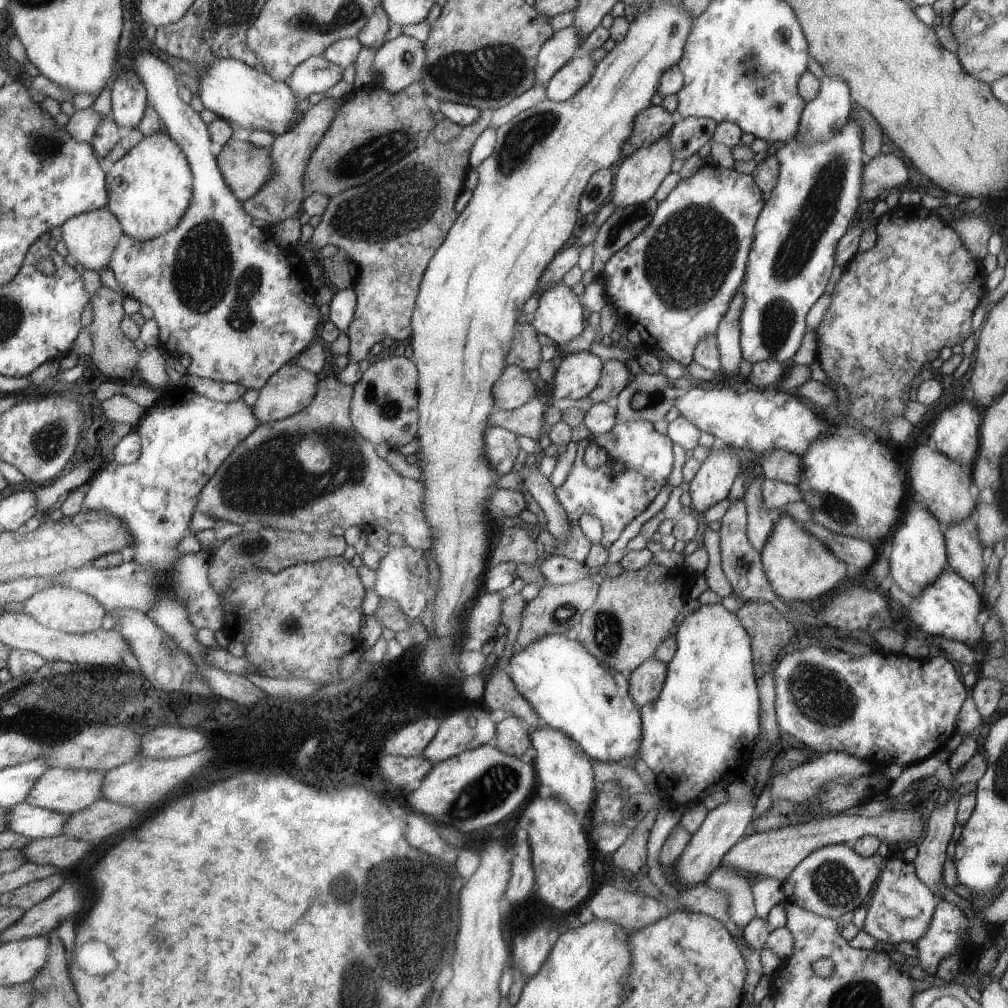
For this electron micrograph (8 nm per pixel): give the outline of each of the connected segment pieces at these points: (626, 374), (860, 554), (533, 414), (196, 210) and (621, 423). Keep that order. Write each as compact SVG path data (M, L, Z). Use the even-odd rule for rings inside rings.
M608 360L605 363L602 379L588 398L593 404L611 402L631 382L633 376L624 362Z
M837 535L836 538L828 538L822 542L825 542L842 562L852 564L858 570L869 570L878 556L877 548L871 542L860 538Z
M533 398L525 405L511 411L496 408L489 424L504 427L518 436L529 436L538 442L543 430L547 429L545 412L548 404L548 399Z
M140 51L129 64L149 90L149 103L159 116L164 132L177 142L193 167L193 202L181 224L149 241L122 236L112 253L112 268L120 288L128 297L152 308L159 326L160 348L177 358L186 354L192 361L187 374L215 381L238 383L260 390L278 368L306 350L320 326L320 310L310 294L306 262L294 248L283 249L264 228L252 226L252 216L234 194L210 151L209 125L180 95L176 71L154 54Z
M619 420L616 424L614 424L614 428L612 428L610 432L606 432L606 434L598 434L596 436L591 434L590 438L586 437L585 439L582 439L579 442L577 447L577 455L575 457L571 472L566 478L564 484L555 488L557 498L561 504L561 507L564 508L564 510L566 511L571 526L569 535L567 536L567 539L564 542L561 542L560 544L560 541L556 540L558 543L558 551L556 555L562 555L563 557L568 557L577 560L578 562L580 562L580 564L584 563L584 560L586 560L586 554L590 552L590 546L592 546L592 542L590 542L590 540L588 540L588 538L586 538L586 536L582 534L582 530L580 530L580 526L578 526L578 520L580 520L580 516L582 516L582 514L589 514L593 515L600 521L602 526L602 538L600 540L600 544L603 548L609 549L610 544L614 544L614 542L616 542L616 540L620 538L620 534L624 532L624 528L626 528L626 526L628 526L628 524L630 524L630 522L632 522L632 520L634 520L636 516L638 516L641 512L644 512L644 510L646 510L646 506L648 506L648 504L650 504L650 502L652 502L652 500L656 498L656 494L658 494L658 492L662 490L662 486L666 484L666 478L668 478L668 476L670 476L670 472L672 472L672 462L674 462L674 452L672 452L672 442L670 442L671 438L669 436L658 433L658 430L656 430L653 424L648 421L628 422L625 420ZM590 438L594 440L594 442L596 442L596 444L598 444L600 448L604 448L604 450L608 452L608 462L606 462L606 464L603 464L602 466L598 466L598 468L588 468L588 466L584 464L584 451L586 450L586 446L588 446L588 442L590 442Z

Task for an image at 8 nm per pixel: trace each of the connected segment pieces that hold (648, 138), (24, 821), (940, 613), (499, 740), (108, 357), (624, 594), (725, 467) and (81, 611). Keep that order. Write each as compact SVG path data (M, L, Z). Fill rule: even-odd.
M650 106L649 109L642 110L634 122L633 135L622 146L622 159L631 156L644 146L653 145L658 138L669 136L678 119L675 114L666 111L662 106Z
M18 803L9 816L9 828L20 836L31 840L60 835L70 815Z
M950 568L942 570L942 574L933 585L922 590L918 596L912 598L910 604L910 618L912 622L929 635L944 636L950 640L957 640L967 646L974 646L983 639L982 626L978 624L978 614L984 610L982 597L977 588L958 576Z
M506 716L496 724L493 745L506 754L520 758L530 748L531 738L528 738L528 732L530 728L525 719Z
M104 285L94 293L92 305L92 324L87 327L92 336L94 350L88 359L111 380L130 382L134 376L136 360L138 360L138 348L134 346L134 341L130 340L121 330L121 322L124 320L124 308L122 308L122 296Z
M656 560L648 562L644 568L636 571L624 571L616 578L605 578L600 584L600 592L597 601L590 606L588 612L584 614L577 629L578 642L585 644L586 648L596 655L599 661L604 663L614 671L633 672L643 662L654 657L658 646L675 631L674 621L684 604L684 592L688 586L678 586L676 576L672 576L672 569L658 563Z
M714 443L710 448L710 453L707 458L704 462L700 462L700 468L692 481L689 482L689 488L687 489L691 496L690 507L700 518L702 518L710 506L718 504L720 500L724 500L728 496L728 492L730 492L730 488L734 484L734 478L736 478L738 470L740 470L738 468L740 464L734 458L734 454L732 454L730 448L714 448L714 446L718 446L718 444Z
M52 586L48 590L40 590L38 594L24 600L22 613L32 615L41 626L68 634L88 634L102 627L105 605L78 590L70 590L64 586Z

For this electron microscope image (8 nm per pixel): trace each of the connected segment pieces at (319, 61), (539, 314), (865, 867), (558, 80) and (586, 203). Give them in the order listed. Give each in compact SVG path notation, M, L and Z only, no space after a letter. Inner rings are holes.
M322 55L307 58L293 70L286 84L294 91L298 99L312 94L322 94L342 80L344 69L328 62Z
M564 282L548 287L538 297L539 306L533 313L531 325L536 327L538 334L546 334L556 346L574 340L587 328L580 298Z
M849 844L829 845L812 852L793 871L793 875L782 883L782 892L787 901L803 910L838 919L848 910L856 911L864 898L876 889L885 861L878 854L870 858L857 854Z
M573 58L569 60L547 82L547 98L554 102L564 102L574 96L596 70L592 58Z
M602 169L592 174L580 198L580 212L582 214L597 213L602 206L605 206L612 197L615 180L615 169Z

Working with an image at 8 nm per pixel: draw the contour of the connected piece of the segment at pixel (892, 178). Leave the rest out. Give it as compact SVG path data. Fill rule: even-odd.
M892 153L878 154L865 164L862 174L862 203L872 206L872 200L882 200L882 194L899 188L911 178L910 166Z

